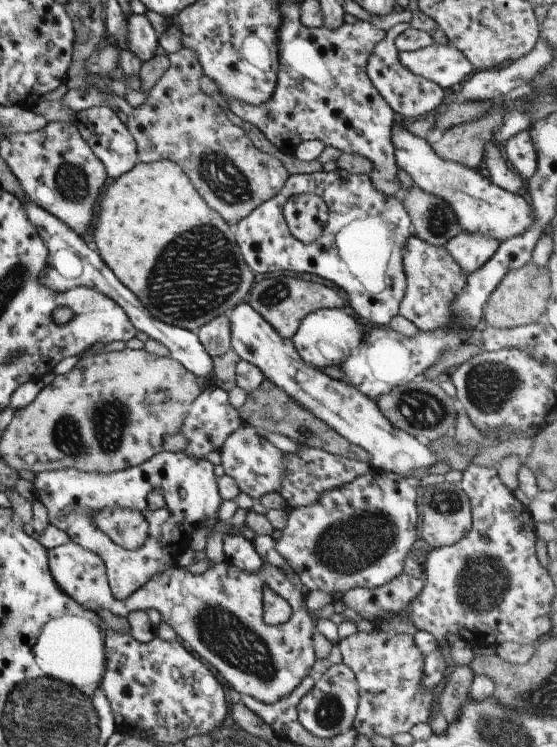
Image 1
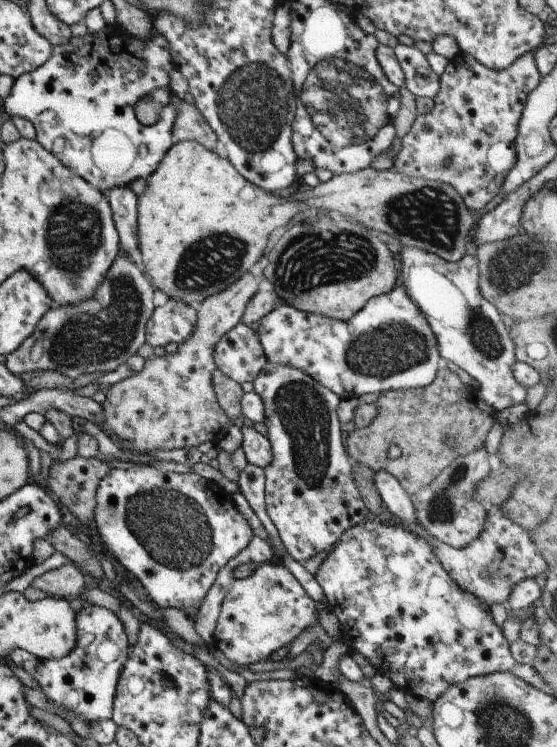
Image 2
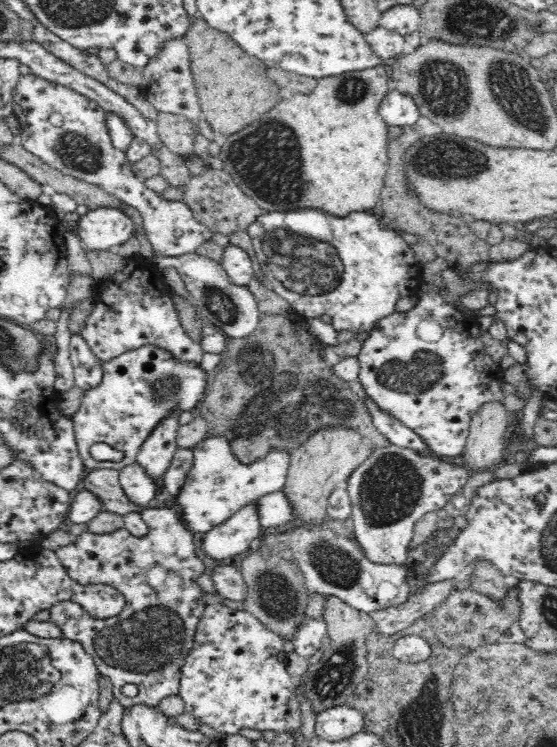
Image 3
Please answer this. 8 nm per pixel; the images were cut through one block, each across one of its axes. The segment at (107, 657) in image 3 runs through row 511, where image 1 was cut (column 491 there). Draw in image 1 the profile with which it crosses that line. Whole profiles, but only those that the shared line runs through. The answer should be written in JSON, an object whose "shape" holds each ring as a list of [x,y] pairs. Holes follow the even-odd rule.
{"shape":[[[491,141],[491,146],[486,148],[486,168],[488,168],[488,179],[499,188],[511,194],[519,194],[527,190],[528,180],[513,170],[499,153],[498,147]]]}

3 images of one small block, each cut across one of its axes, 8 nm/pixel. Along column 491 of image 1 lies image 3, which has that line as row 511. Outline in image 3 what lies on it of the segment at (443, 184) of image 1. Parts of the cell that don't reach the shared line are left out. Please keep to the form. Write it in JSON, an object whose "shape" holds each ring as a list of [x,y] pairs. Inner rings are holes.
{"shape":[[[207,436],[194,446],[193,454],[194,464],[186,476],[186,482],[184,482],[178,498],[175,499],[182,509],[182,522],[184,522],[186,529],[193,534],[210,532],[214,526],[229,520],[230,516],[236,514],[248,503],[255,502],[262,496],[282,491],[289,472],[291,458],[291,454],[286,450],[274,448],[260,460],[256,460],[252,464],[243,464],[234,457],[229,440],[223,436]]]}

